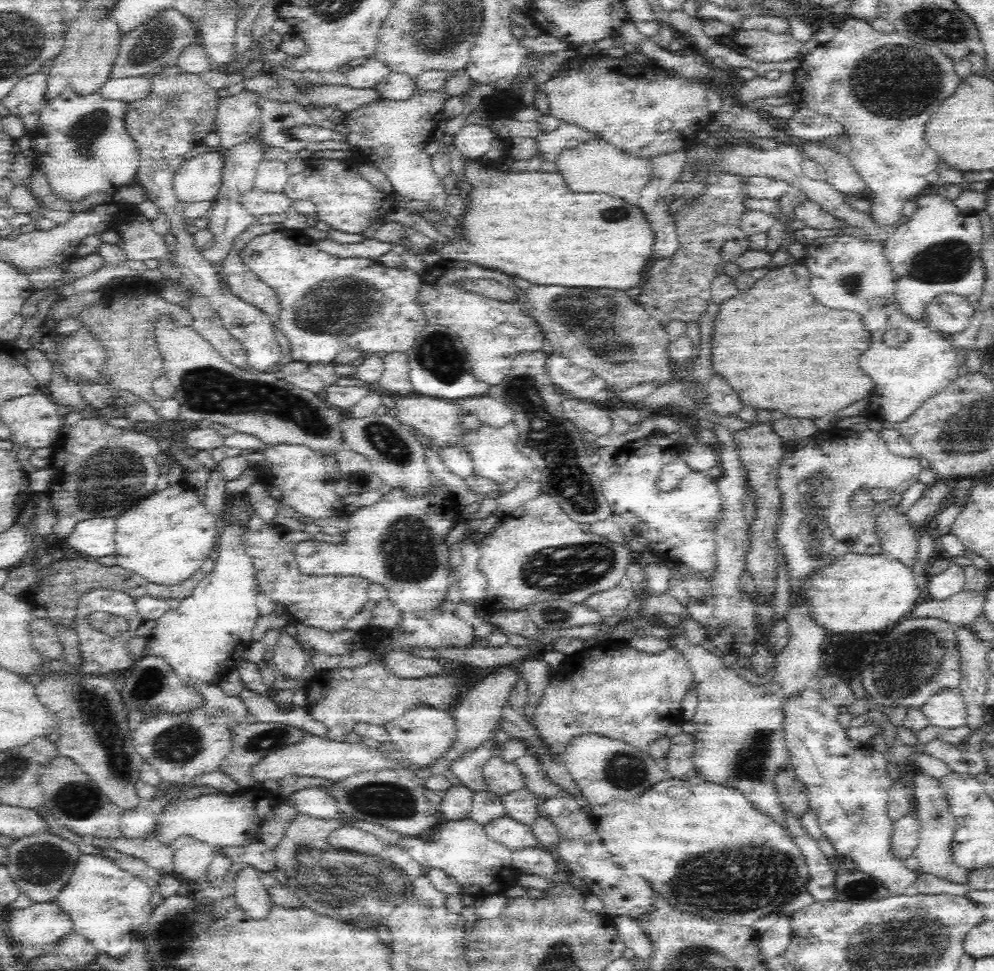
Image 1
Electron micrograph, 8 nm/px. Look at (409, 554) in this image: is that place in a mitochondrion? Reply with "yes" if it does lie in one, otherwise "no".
yes

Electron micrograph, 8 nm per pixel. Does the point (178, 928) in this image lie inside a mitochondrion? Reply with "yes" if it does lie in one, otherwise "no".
yes

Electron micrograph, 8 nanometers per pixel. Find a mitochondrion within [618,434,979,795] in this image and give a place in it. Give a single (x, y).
(921, 653)

